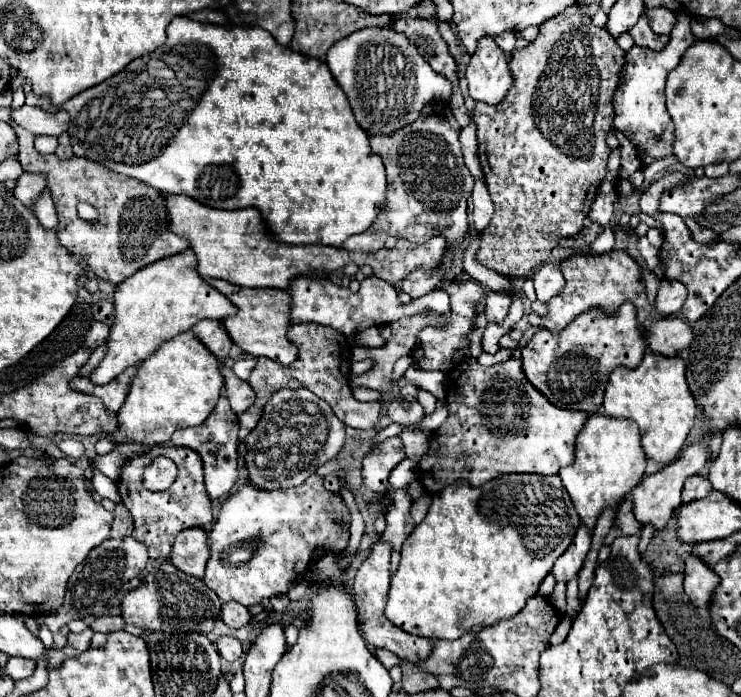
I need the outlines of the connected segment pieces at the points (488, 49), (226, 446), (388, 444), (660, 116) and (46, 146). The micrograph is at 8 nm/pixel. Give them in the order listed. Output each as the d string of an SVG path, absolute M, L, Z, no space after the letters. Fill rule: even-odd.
M482 38L476 54L466 68L468 94L476 102L498 104L510 90L514 78L508 68L506 54L496 46L494 38Z
M224 394L220 396L212 414L200 426L176 430L172 436L174 446L186 446L186 448L192 448L200 454L202 464L204 464L204 484L206 484L210 498L226 496L238 478L238 468L236 468L238 438L236 436L238 436L238 416L230 410L228 398Z
M398 436L380 442L380 444L374 446L374 448L368 452L368 456L364 458L364 466L362 466L364 484L366 484L370 490L374 490L374 492L386 490L390 472L392 472L404 458L406 458L406 456L404 456L404 446L402 446L402 442L400 442Z
M678 14L678 22L672 30L672 38L668 46L660 52L632 46L626 52L626 64L620 70L620 84L614 92L614 128L620 130L634 146L636 156L642 162L642 170L652 164L658 158L664 158L672 154L672 142L674 142L674 124L670 120L670 114L666 112L666 100L664 100L664 84L670 70L674 70L684 56L684 52L694 44L694 34L690 30L690 16Z
M38 136L38 150L42 154L50 154L54 152L58 146L58 140L54 136Z

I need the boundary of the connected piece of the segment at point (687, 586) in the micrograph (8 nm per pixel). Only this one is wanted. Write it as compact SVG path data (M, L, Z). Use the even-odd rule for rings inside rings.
M692 554L686 558L686 576L684 576L684 590L690 596L690 602L700 608L710 606L710 598L714 588L720 584L720 578L714 574L706 562L700 558L692 558Z

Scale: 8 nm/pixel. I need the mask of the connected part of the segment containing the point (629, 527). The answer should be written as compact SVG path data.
M624 500L622 504L620 504L620 508L618 508L618 516L616 516L616 520L614 520L614 526L612 526L612 530L608 532L608 536L606 536L606 544L612 544L612 540L614 538L618 538L618 536L622 536L622 534L636 534L636 532L640 532L642 530L642 526L638 524L638 520L634 518L634 514L632 514L632 502L630 500Z

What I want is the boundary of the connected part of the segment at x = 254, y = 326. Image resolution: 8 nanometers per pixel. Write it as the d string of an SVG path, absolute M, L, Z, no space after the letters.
M204 278L212 288L224 294L236 308L236 316L224 318L222 326L236 346L240 346L250 356L266 356L278 364L290 364L298 356L298 350L288 342L286 332L290 328L290 294L286 290L274 288L240 288L226 280Z

